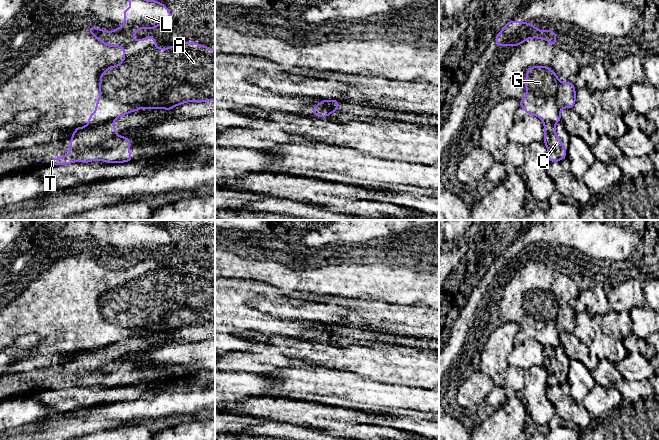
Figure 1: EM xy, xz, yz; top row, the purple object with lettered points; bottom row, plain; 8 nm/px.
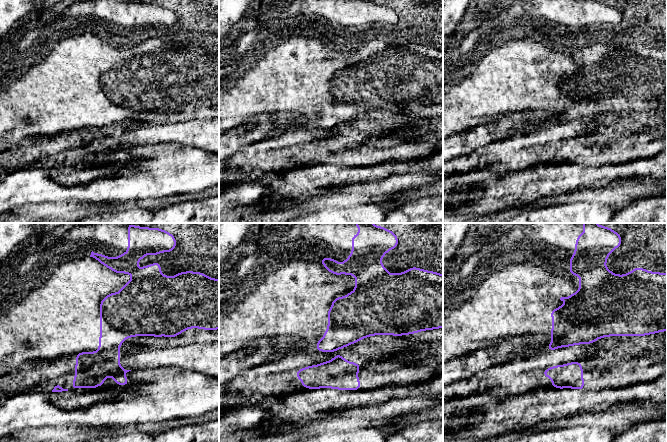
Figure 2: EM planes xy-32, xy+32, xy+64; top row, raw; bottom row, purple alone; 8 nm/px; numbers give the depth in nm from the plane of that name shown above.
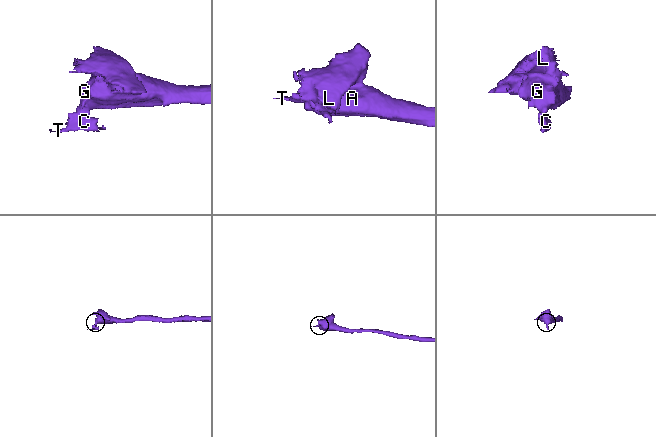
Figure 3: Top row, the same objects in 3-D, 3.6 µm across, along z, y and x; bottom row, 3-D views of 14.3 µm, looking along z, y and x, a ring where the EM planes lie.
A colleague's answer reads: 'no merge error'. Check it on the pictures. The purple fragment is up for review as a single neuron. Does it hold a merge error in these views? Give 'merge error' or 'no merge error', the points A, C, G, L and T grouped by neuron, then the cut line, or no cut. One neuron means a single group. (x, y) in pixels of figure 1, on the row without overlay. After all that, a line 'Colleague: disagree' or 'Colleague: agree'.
merge error; groups A G L / C T; cut xy (112, 344), (88, 350)
Colleague: disagree

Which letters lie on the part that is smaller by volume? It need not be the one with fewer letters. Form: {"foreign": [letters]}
{"foreign": ["C", "T"]}

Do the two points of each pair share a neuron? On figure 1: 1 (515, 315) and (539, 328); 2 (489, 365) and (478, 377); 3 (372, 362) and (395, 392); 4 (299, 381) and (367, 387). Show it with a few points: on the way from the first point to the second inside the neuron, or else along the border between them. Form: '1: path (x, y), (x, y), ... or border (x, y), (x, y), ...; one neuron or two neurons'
1: path (521, 317), (533, 322); one neuron
2: border (478, 370), (485, 373), (495, 384); two neurons
3: border (391, 382), (414, 387); two neurons
4: path (316, 391), (350, 391); one neuron

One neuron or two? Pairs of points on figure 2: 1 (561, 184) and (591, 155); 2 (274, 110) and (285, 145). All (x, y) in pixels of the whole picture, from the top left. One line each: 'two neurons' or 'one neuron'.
1: two neurons
2: two neurons

